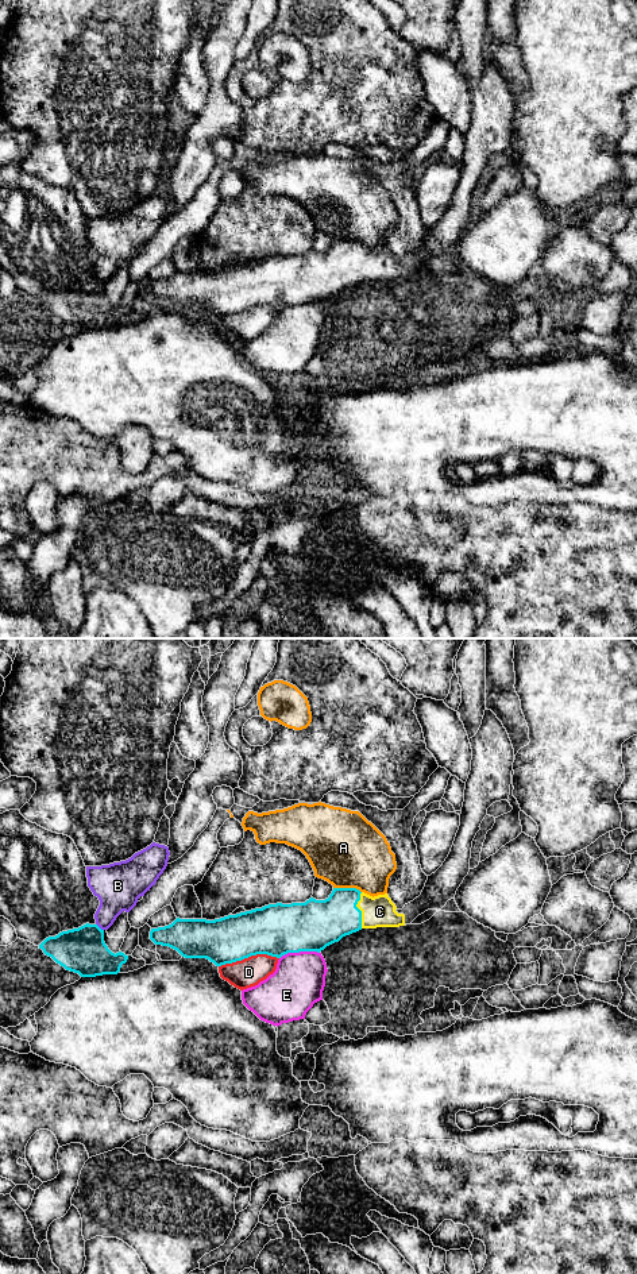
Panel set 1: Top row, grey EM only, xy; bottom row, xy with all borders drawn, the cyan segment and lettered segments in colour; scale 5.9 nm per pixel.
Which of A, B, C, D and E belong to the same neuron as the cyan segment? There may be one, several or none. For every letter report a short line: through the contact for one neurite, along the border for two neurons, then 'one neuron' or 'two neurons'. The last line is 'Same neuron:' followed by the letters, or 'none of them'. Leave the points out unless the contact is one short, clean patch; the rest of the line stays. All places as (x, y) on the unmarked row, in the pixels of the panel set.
A: line xy (334, 239), (355, 239), (361, 244); two neurons
B: two neurons
C: line xy (320, 275), (347, 262), (359, 262), (379, 263); one neuron
D: two neurons
E: line xy (319, 304), (288, 304), (280, 311); two neurons
Same neuron: C

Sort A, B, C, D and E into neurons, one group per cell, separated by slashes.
A / B / C / D / E

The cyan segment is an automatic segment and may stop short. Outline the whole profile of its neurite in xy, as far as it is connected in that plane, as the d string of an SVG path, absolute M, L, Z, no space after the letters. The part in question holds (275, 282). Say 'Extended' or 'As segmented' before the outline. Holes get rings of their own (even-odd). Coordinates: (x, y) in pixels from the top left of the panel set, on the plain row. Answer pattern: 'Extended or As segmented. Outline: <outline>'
Extended. Outline: M484 62L478 85L470 90L472 101L471 123L466 134L460 178L451 204L443 217L431 228L418 250L398 262L387 246L370 248L356 240L333 240L325 252L310 250L305 255L269 256L262 260L228 267L215 273L179 271L171 277L151 281L150 292L155 297L169 298L185 310L206 310L216 318L242 313L251 308L267 306L281 310L287 305L317 304L339 294L343 289L362 281L399 279L410 277L428 262L441 262L470 224L472 193L480 182L487 161L510 147L514 101L506 81L491 62Z

